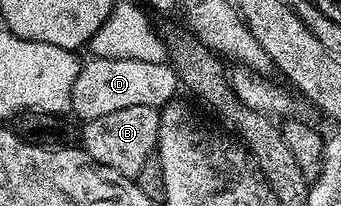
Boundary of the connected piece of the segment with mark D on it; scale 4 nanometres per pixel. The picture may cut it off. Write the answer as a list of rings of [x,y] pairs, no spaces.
[[[94,57],[83,64],[76,83],[72,83],[72,103],[70,113],[79,122],[100,119],[111,111],[124,111],[124,107],[152,107],[161,110],[163,105],[175,100],[174,93],[180,89],[178,73],[166,61],[143,63],[141,59],[104,59]]]

